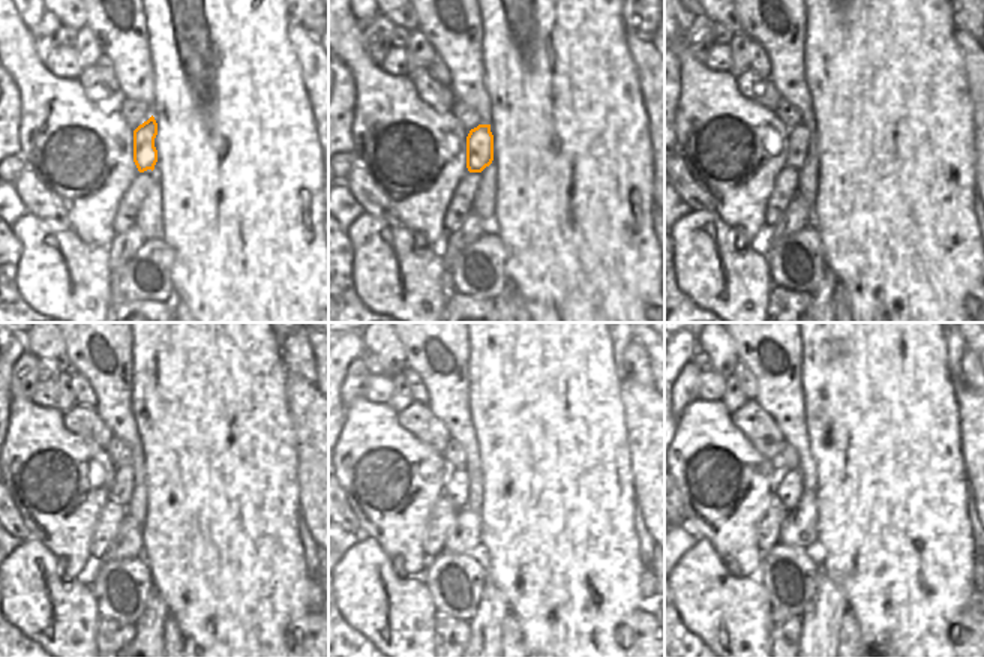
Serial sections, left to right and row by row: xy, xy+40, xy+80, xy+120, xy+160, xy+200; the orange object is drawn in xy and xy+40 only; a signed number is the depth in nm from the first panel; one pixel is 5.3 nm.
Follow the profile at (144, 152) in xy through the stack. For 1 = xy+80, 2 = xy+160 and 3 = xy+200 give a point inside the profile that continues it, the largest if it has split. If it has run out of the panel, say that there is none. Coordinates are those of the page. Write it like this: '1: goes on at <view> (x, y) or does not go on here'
1: goes on at xy+80 (798, 138)
2: goes on at xy+160 (456, 491)
3: goes on at xy+200 (789, 488)

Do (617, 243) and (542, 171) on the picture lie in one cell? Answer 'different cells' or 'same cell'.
same cell

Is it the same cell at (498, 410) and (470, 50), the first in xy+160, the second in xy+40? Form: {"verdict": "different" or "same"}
{"verdict": "different"}

